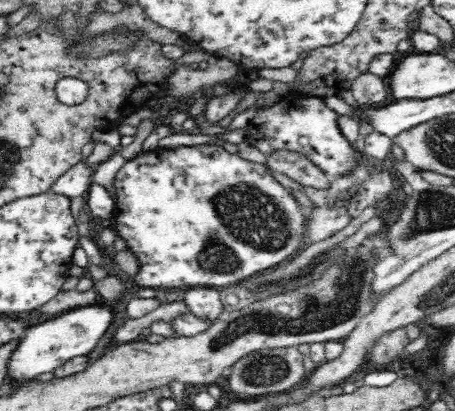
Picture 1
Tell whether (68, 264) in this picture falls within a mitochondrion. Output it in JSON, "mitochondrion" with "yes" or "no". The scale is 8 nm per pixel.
{"mitochondrion":"no"}

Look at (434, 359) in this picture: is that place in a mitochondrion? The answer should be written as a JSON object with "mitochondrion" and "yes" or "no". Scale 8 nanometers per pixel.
{"mitochondrion":"no"}

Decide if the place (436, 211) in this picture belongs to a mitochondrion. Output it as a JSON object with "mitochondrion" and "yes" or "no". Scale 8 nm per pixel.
{"mitochondrion":"yes"}

